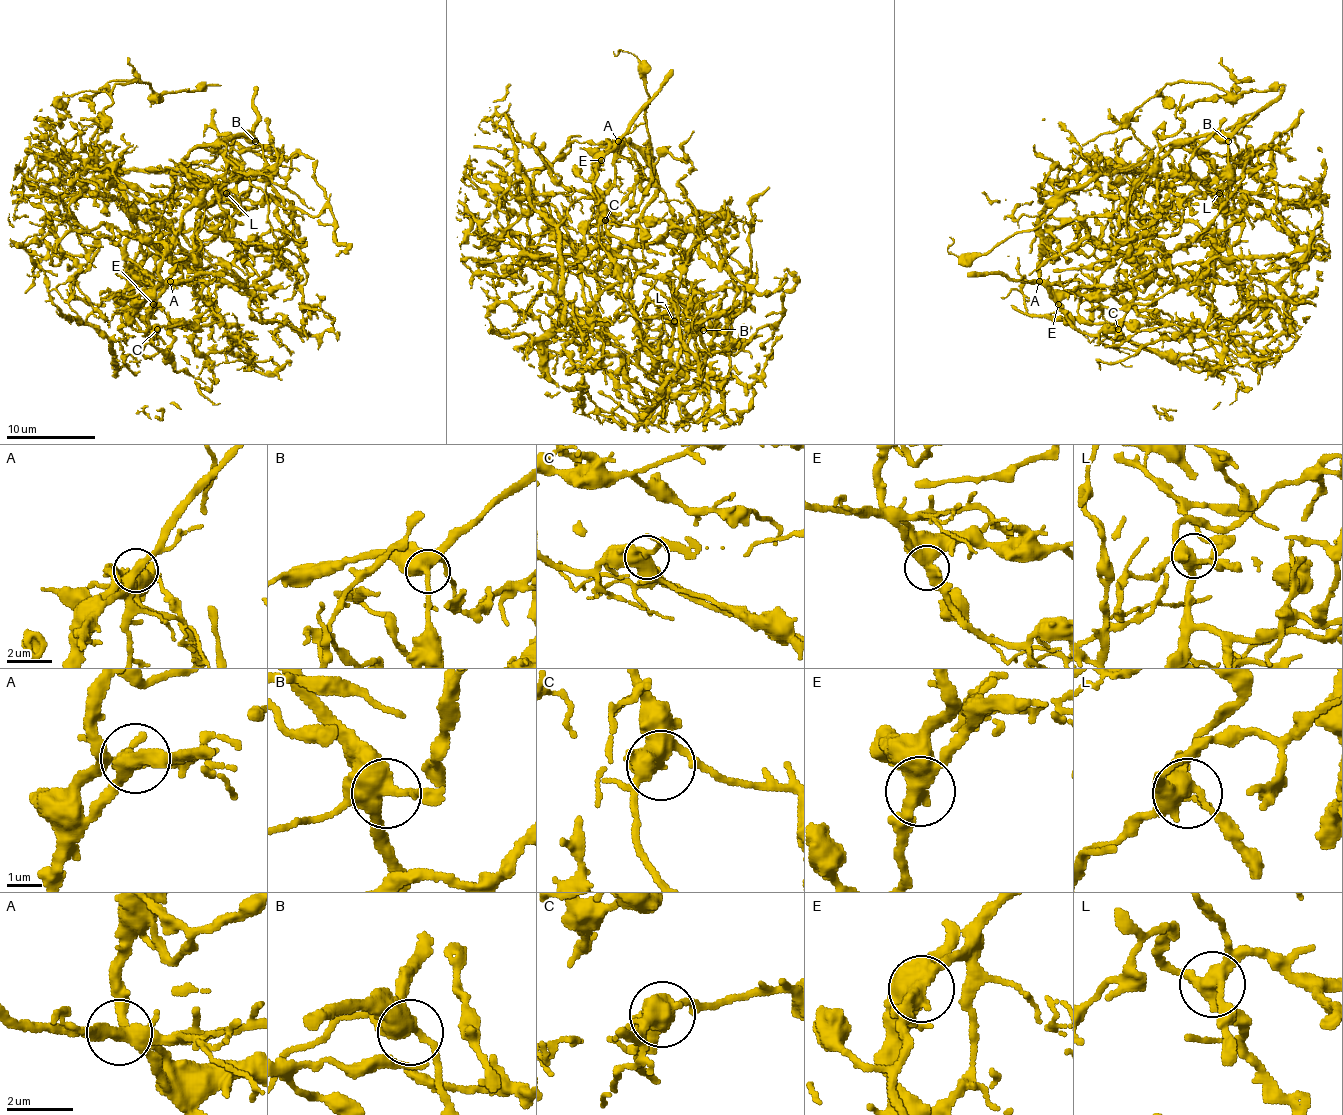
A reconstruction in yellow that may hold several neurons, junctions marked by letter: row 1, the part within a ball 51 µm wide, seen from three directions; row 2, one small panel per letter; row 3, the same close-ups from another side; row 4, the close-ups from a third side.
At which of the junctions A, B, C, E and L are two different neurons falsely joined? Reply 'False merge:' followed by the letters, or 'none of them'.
False merge: A, E

